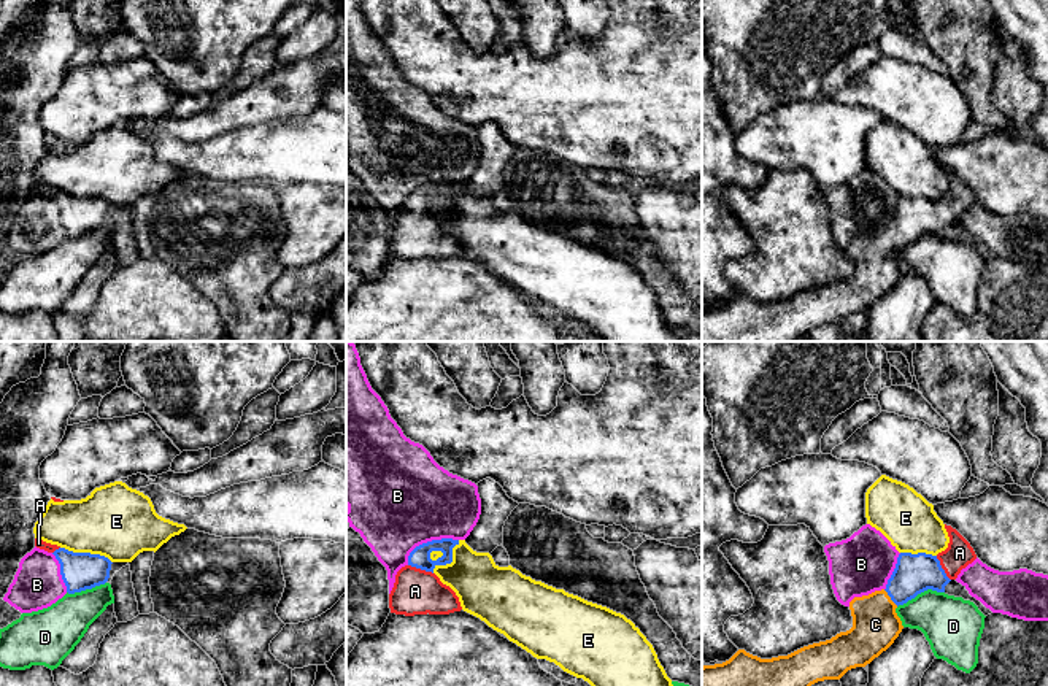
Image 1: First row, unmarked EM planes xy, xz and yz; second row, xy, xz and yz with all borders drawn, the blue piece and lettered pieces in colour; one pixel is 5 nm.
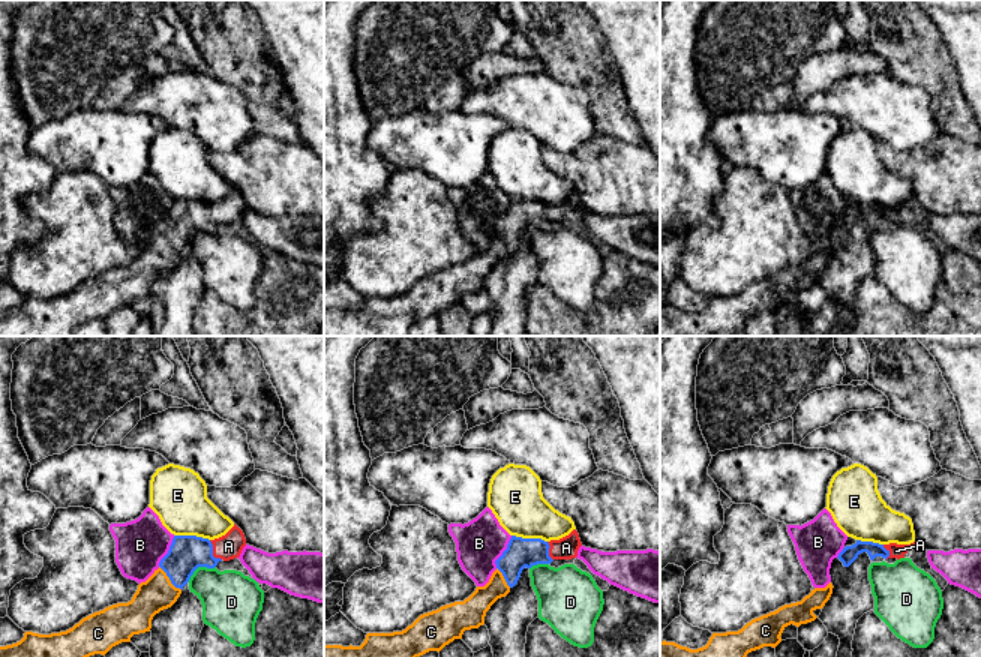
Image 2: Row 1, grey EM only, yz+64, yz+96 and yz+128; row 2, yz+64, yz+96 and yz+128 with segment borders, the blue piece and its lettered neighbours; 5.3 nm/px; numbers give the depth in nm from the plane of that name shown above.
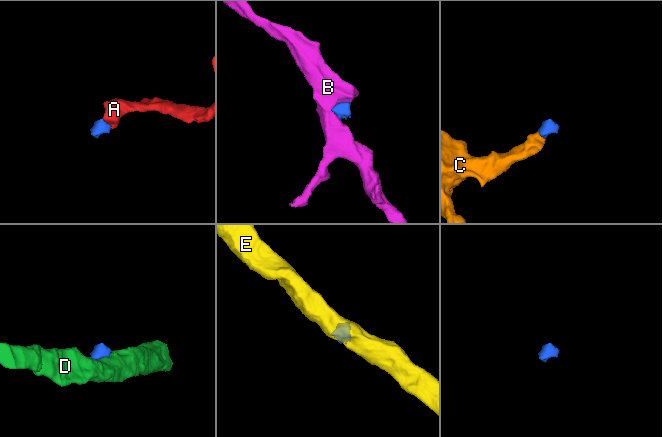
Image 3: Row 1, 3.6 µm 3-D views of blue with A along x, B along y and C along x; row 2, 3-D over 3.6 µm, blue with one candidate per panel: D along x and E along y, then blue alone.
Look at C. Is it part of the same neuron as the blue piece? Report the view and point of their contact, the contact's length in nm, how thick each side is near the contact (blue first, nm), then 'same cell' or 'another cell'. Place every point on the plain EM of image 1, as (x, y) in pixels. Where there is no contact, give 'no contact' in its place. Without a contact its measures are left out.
meets blue in yz at (890, 240); contact 120 nm long; 200 nm thick on the blue side, 240 nm on the other; same cell

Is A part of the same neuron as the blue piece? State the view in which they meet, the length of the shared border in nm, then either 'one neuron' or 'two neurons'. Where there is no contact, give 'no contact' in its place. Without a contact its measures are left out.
meets blue in xz; contact 140 nm long; one neuron

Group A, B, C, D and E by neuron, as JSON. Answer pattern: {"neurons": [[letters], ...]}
{"neurons": [["A", "C"], ["B"], ["D"], ["E"]]}

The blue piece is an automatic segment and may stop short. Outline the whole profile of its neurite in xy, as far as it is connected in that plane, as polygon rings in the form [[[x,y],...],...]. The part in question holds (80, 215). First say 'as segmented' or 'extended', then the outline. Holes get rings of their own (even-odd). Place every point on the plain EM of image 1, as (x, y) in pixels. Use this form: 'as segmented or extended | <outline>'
extended | [[[35,183],[35,191],[56,200],[68,238],[105,229],[110,222],[113,206],[105,200],[73,197],[40,183]]]

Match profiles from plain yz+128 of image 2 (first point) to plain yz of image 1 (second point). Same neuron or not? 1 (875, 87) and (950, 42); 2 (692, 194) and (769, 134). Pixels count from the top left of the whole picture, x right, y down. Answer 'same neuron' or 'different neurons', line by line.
1: different neurons
2: different neurons

